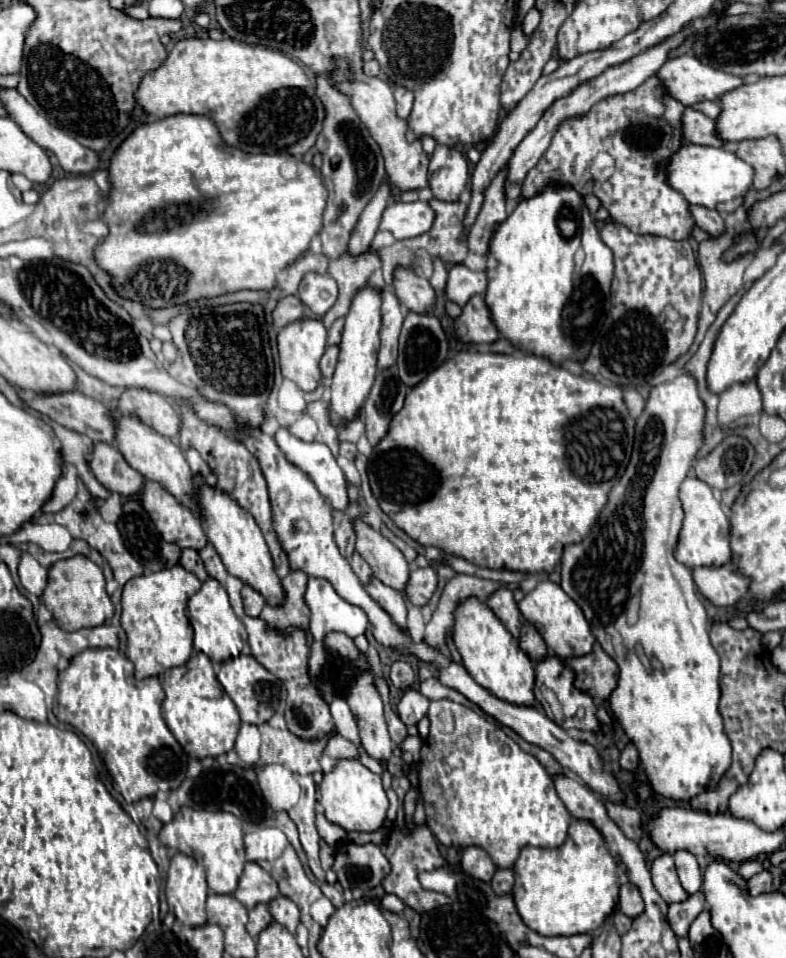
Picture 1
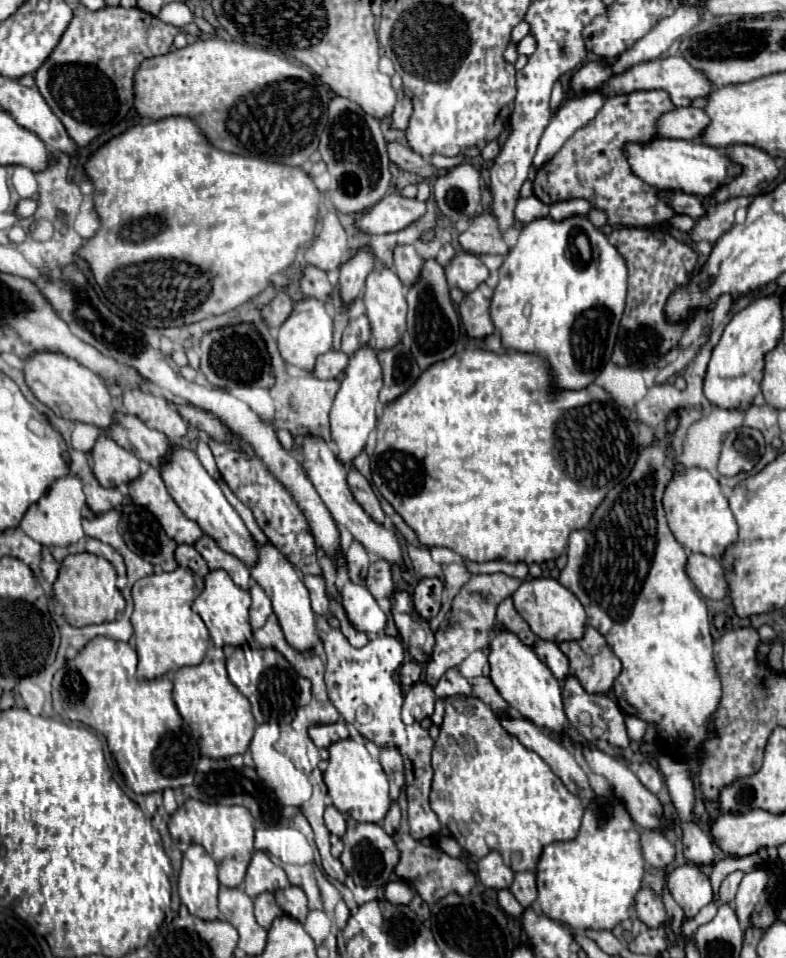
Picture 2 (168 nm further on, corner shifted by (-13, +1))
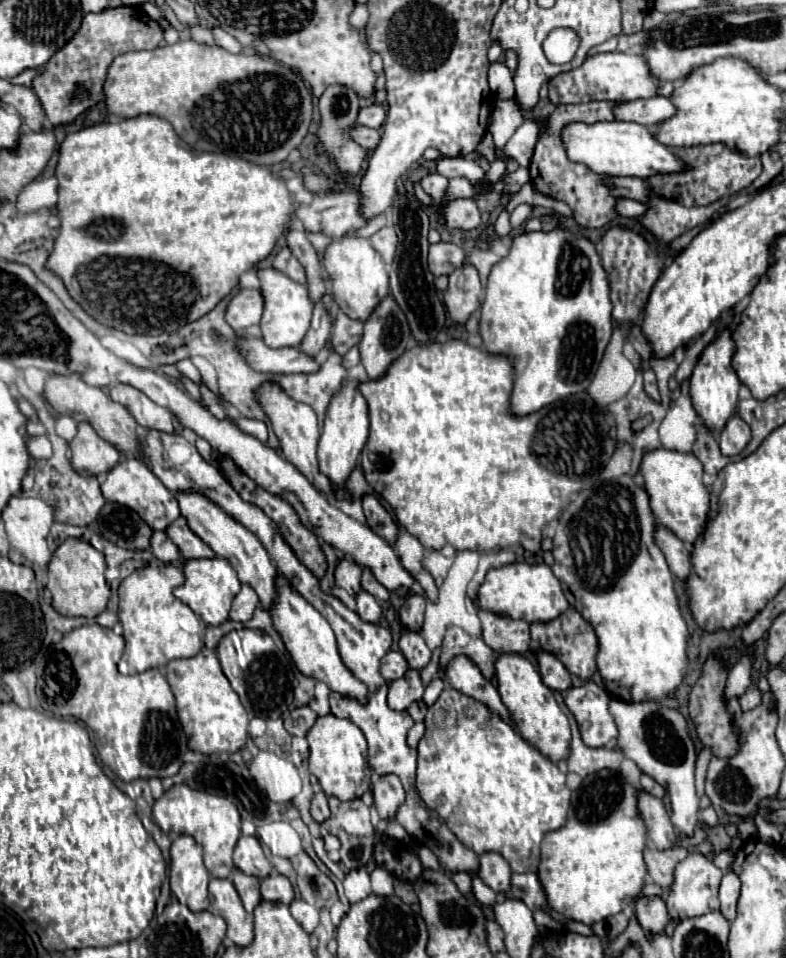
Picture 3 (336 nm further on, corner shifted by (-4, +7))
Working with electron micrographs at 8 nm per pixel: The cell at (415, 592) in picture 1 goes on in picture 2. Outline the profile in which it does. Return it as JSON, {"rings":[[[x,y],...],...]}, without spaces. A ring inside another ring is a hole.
{"rings":[[[422,578],[414,588],[414,606],[422,618],[432,618],[440,610],[444,584],[438,578]]]}

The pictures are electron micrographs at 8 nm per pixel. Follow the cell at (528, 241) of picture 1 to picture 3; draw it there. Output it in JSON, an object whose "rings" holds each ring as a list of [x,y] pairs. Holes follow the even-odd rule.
{"rings":[[[555,228],[547,234],[519,234],[513,238],[509,256],[497,262],[489,274],[479,320],[479,334],[485,350],[489,354],[509,356],[513,362],[515,386],[511,392],[511,414],[521,418],[559,398],[587,390],[613,332],[611,310],[609,280],[595,246],[587,238],[563,228]]]}

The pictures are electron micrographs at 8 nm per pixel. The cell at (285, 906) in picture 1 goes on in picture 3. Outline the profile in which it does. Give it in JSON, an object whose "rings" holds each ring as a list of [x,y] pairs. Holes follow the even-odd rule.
{"rings":[[[271,872],[267,878],[261,880],[261,898],[263,900],[271,900],[271,902],[291,904],[291,900],[293,900],[293,886],[283,874]]]}

